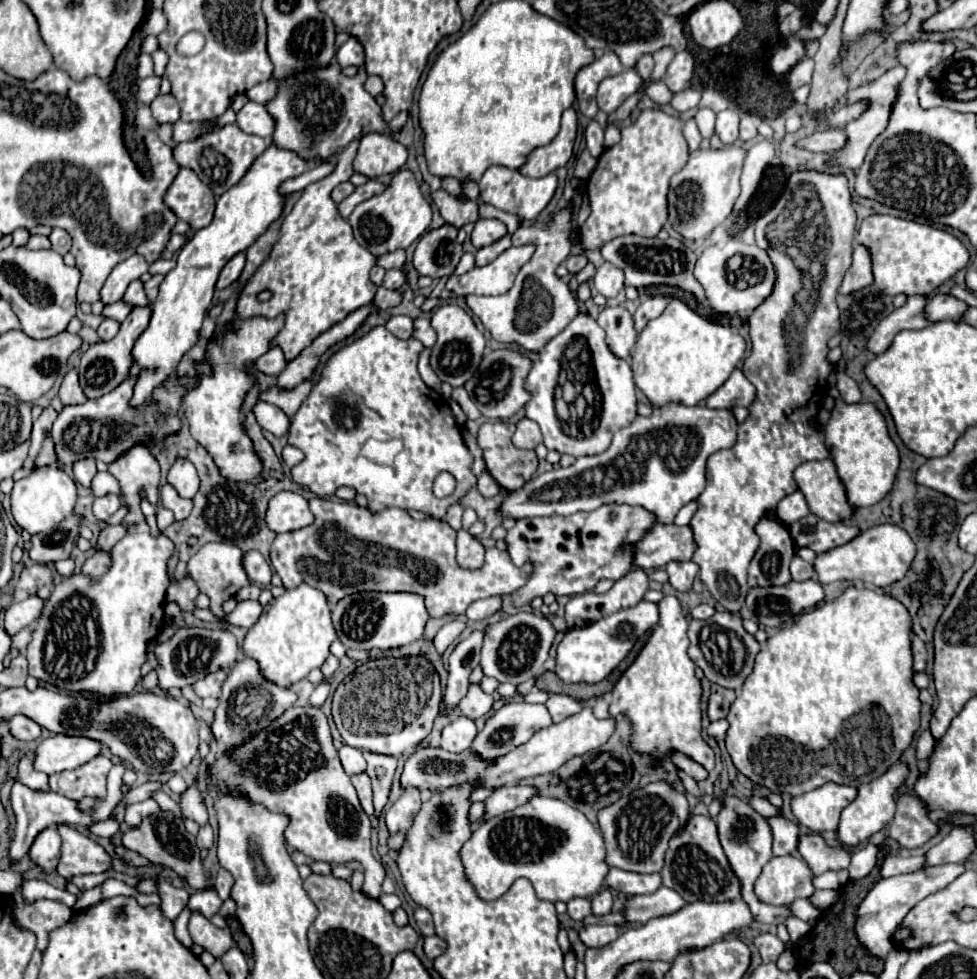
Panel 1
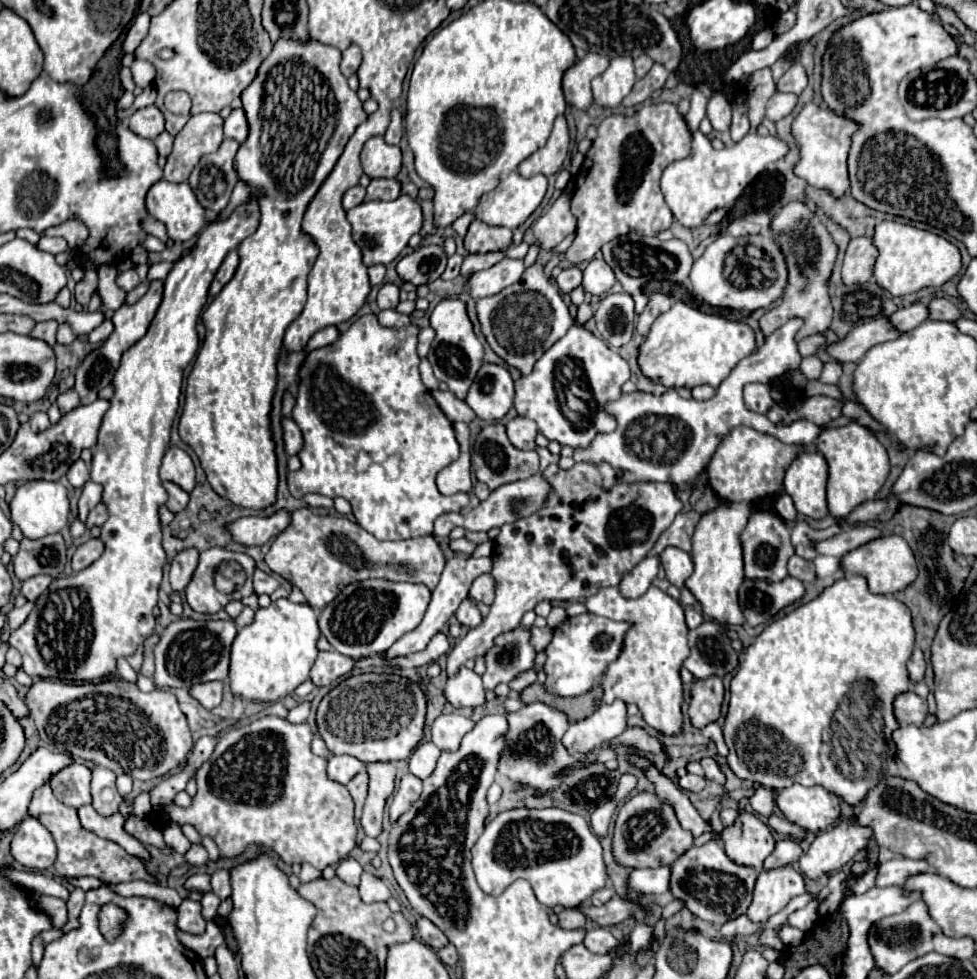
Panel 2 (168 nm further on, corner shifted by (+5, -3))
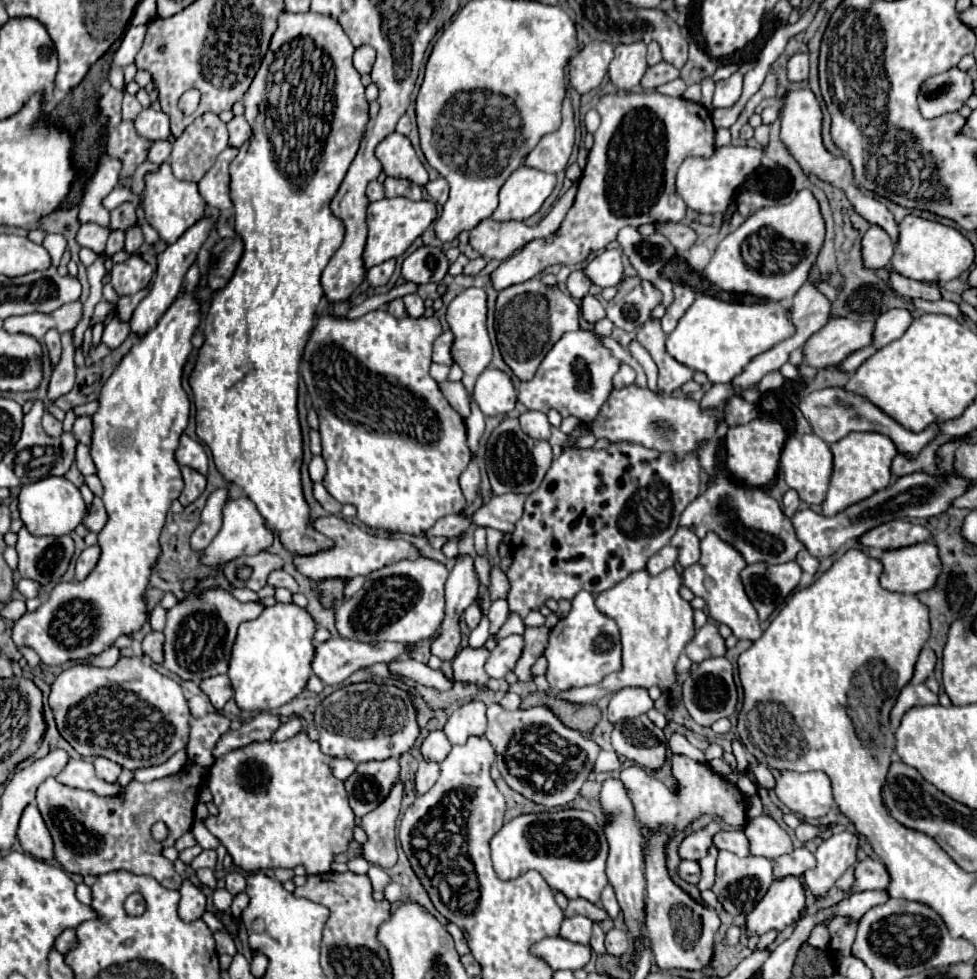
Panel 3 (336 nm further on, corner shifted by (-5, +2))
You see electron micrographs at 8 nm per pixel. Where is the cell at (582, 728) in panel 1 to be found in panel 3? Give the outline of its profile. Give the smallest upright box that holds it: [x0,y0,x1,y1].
[609,687,653,725]

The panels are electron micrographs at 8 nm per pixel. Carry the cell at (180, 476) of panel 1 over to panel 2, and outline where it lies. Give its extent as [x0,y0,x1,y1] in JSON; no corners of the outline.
[159,448,195,492]

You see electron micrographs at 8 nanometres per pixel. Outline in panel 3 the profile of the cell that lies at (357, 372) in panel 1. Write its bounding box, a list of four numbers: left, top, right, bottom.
[301,309,471,535]

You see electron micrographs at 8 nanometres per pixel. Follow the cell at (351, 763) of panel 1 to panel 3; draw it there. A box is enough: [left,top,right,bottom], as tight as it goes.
[331,757,357,781]

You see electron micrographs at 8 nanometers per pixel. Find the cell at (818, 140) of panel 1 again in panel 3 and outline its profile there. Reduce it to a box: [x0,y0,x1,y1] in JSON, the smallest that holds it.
[677,145,767,213]

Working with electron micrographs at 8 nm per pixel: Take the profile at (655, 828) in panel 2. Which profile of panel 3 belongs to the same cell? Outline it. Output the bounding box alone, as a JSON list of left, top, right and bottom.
[679,827,713,861]

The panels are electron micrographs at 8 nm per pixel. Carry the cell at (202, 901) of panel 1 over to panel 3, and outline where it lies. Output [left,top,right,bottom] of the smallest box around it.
[213,889,231,911]

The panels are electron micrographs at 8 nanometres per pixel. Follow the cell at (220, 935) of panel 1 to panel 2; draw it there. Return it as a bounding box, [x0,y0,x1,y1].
[177,898,205,934]

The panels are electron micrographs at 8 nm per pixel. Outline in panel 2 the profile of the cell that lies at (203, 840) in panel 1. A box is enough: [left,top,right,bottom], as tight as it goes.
[185,844,207,866]

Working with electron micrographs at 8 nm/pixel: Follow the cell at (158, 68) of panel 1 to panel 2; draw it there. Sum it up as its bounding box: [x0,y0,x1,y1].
[131,60,155,88]

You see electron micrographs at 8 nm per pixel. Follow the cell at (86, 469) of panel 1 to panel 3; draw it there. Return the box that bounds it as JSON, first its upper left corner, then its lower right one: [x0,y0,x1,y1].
[75,445,97,475]

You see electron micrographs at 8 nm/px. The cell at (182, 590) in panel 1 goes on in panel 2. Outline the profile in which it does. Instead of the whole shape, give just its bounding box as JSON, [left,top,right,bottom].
[169,548,199,590]

